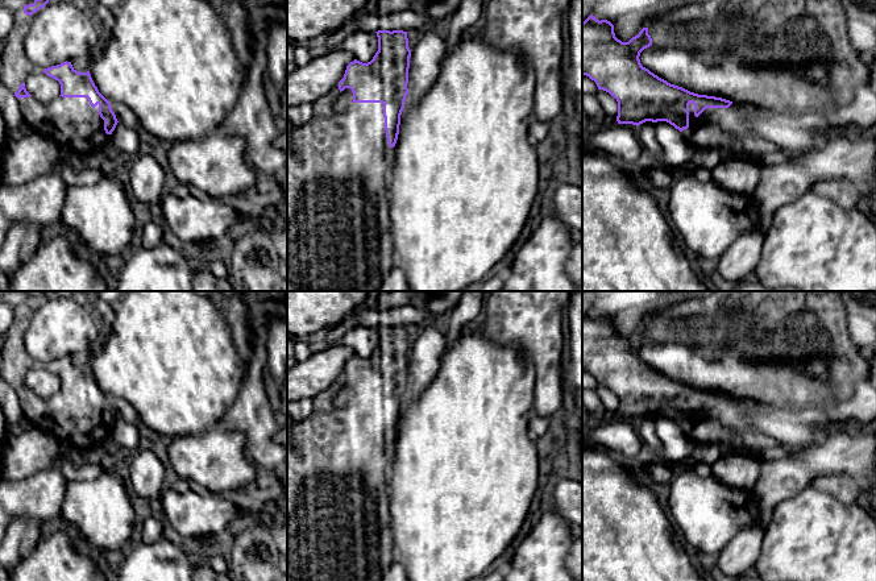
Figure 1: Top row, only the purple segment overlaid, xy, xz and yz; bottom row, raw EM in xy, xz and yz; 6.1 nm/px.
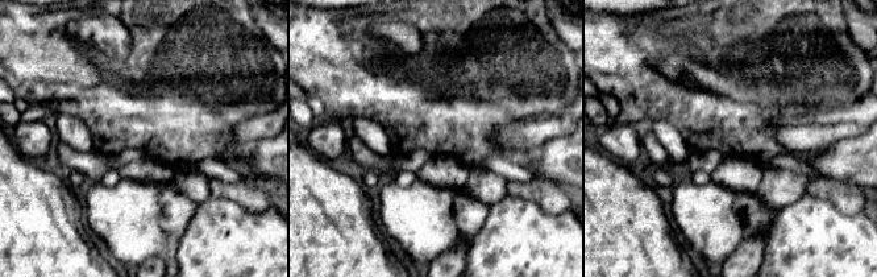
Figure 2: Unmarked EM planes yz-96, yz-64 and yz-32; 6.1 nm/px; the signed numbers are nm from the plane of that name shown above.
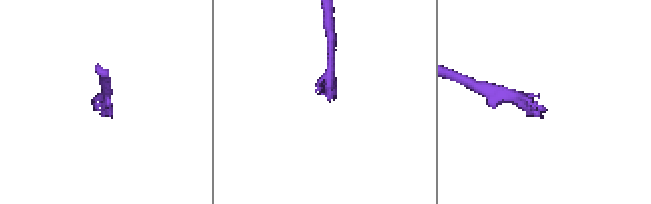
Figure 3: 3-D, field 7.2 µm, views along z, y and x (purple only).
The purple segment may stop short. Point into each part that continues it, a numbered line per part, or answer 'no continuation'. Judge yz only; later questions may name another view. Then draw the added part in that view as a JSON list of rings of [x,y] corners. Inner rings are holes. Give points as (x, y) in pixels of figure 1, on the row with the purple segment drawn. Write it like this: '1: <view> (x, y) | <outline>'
1: yz (721, 128) | [[[732,103],[728,108],[706,108],[698,117],[694,116],[694,104],[689,104],[689,128],[681,132],[685,141],[694,149],[714,148],[721,152],[731,150],[735,154],[757,158],[760,154],[779,150],[772,141],[756,137],[748,132],[753,116],[761,113],[755,105]]]

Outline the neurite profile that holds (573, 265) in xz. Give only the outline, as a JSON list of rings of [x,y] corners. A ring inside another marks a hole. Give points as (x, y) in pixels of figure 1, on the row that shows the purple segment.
[[[582,241],[573,246],[565,262],[565,270],[573,283],[582,286]]]

